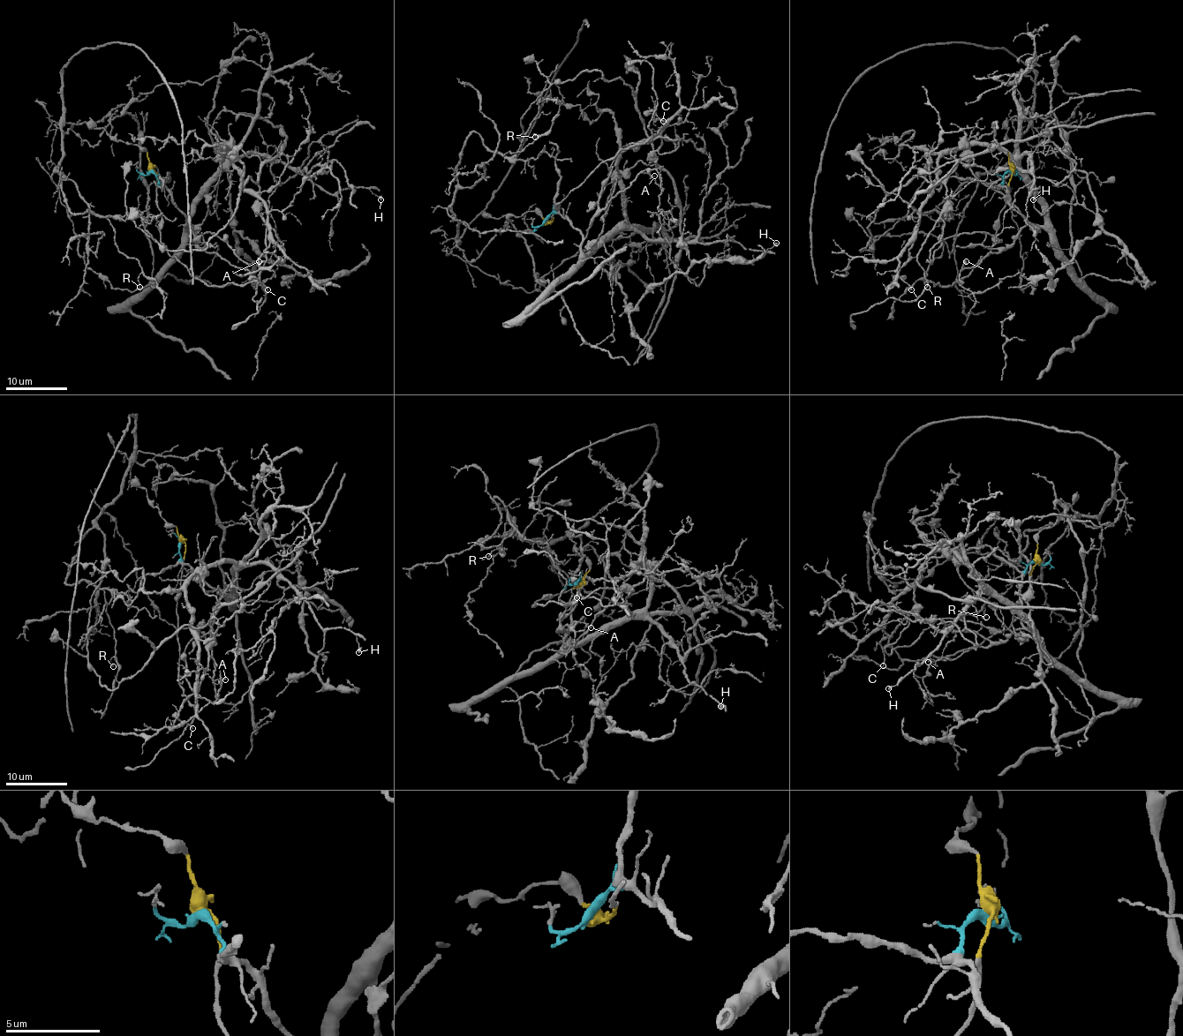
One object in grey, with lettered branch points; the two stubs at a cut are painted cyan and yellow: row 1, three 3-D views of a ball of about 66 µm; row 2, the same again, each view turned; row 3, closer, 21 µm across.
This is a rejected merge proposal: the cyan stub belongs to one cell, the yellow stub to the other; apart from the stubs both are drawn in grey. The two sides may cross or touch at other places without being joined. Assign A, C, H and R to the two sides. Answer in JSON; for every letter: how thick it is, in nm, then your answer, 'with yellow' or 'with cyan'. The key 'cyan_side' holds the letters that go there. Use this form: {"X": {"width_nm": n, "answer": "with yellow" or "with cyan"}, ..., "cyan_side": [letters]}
{"A": {"width_nm": 140, "answer": "with cyan"}, "C": {"width_nm": 140, "answer": "with cyan"}, "H": {"width_nm": 320, "answer": "with cyan"}, "R": {"width_nm": 160, "answer": "with yellow"}, "cyan_side": ["A", "C", "H"]}

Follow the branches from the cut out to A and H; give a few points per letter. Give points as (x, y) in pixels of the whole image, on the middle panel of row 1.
A: (546, 221), (552, 213), (558, 213), (583, 237), (589, 225), (602, 208), (640, 173), (645, 172), (654, 176)
H: (546, 221), (564, 216), (585, 254), (619, 229), (763, 250), (777, 242)

